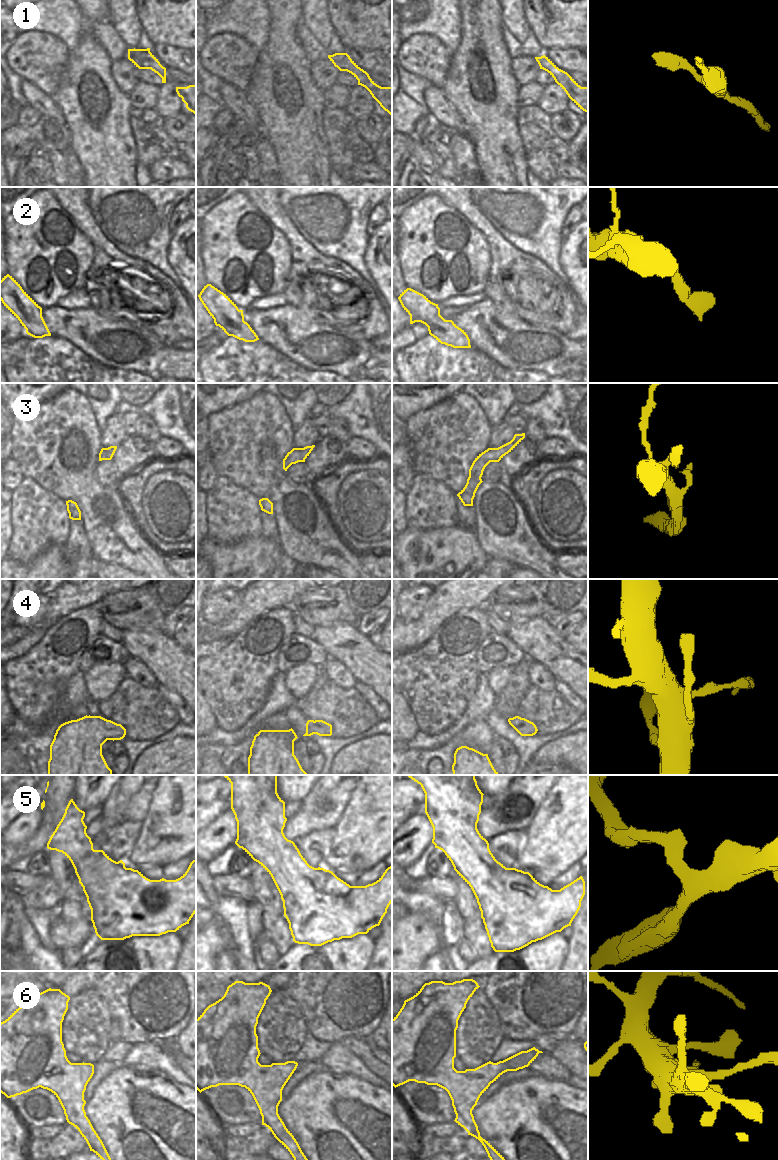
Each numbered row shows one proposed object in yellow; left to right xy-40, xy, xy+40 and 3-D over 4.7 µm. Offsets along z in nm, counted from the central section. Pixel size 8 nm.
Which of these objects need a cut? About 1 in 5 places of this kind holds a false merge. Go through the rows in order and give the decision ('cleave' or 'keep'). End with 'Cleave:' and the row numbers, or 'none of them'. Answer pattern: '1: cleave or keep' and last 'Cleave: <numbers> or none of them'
1: keep
2: keep
3: keep
4: cleave
5: keep
6: keep
Cleave: 4

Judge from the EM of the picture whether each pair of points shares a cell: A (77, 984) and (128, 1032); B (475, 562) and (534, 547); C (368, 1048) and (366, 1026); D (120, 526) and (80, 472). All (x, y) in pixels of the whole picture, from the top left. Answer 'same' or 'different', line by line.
A: different
B: different
C: different
D: same

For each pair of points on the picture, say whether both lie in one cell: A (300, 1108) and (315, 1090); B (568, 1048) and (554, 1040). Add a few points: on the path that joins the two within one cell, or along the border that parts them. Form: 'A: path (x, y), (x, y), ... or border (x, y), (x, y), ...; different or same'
A: path (304, 1104), (314, 1094); same
B: path (565, 1048), (557, 1043); same

